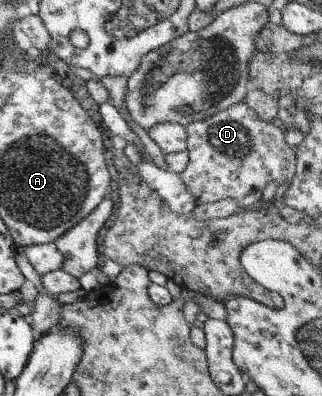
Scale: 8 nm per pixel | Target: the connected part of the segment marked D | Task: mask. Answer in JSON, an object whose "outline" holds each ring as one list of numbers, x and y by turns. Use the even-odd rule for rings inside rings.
{"outline":[[244,102,233,104,209,118,195,120,184,126,184,130,188,162,185,168,177,173,177,178,197,205,213,204,225,198,231,198,239,209,253,209,258,206,261,190,268,182,279,185,291,182,295,176,296,150,285,142,284,131,274,126,271,121,261,120]]}

